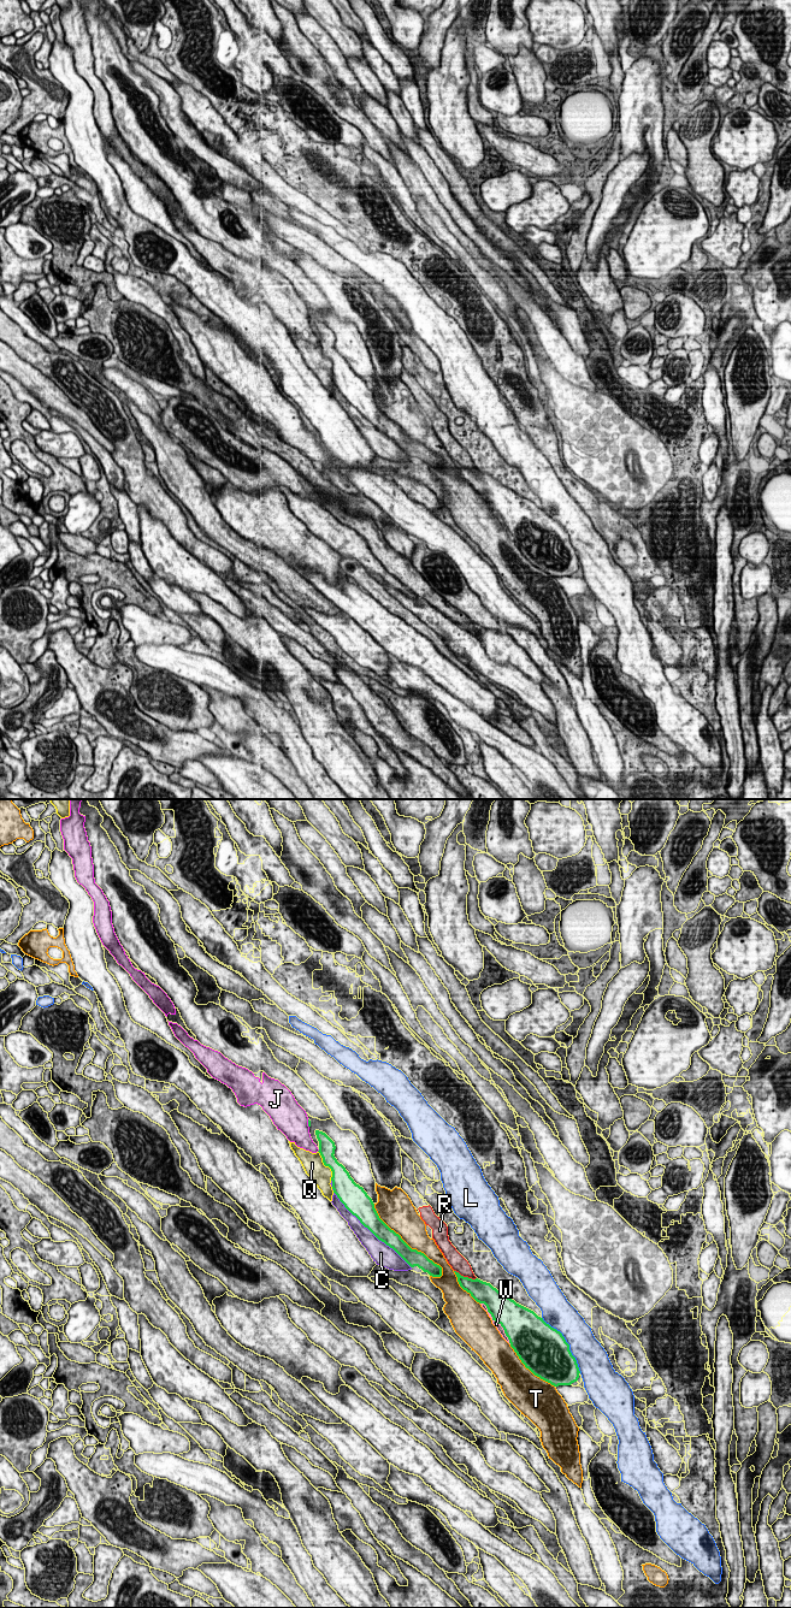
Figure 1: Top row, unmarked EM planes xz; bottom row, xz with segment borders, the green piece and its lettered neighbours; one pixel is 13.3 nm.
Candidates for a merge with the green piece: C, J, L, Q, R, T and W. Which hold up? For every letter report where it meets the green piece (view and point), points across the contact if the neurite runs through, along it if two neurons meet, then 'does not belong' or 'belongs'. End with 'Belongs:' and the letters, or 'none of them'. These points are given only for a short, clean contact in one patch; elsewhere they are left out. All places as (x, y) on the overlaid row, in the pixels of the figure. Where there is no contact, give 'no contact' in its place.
C: xz (371, 1231) | does not belong
J: xz (308, 1123) | does not belong
L: xz (567, 1343) | does not belong
Q: xz (326, 1165) | does not belong
R: xz (465, 1277) | does not belong
T: xz (407, 1245) | does not belong
W: xz (497, 1322) | does not belong
Belongs: none of them

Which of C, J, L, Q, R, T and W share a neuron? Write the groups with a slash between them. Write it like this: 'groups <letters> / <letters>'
groups C / J / L / Q / R W / T

